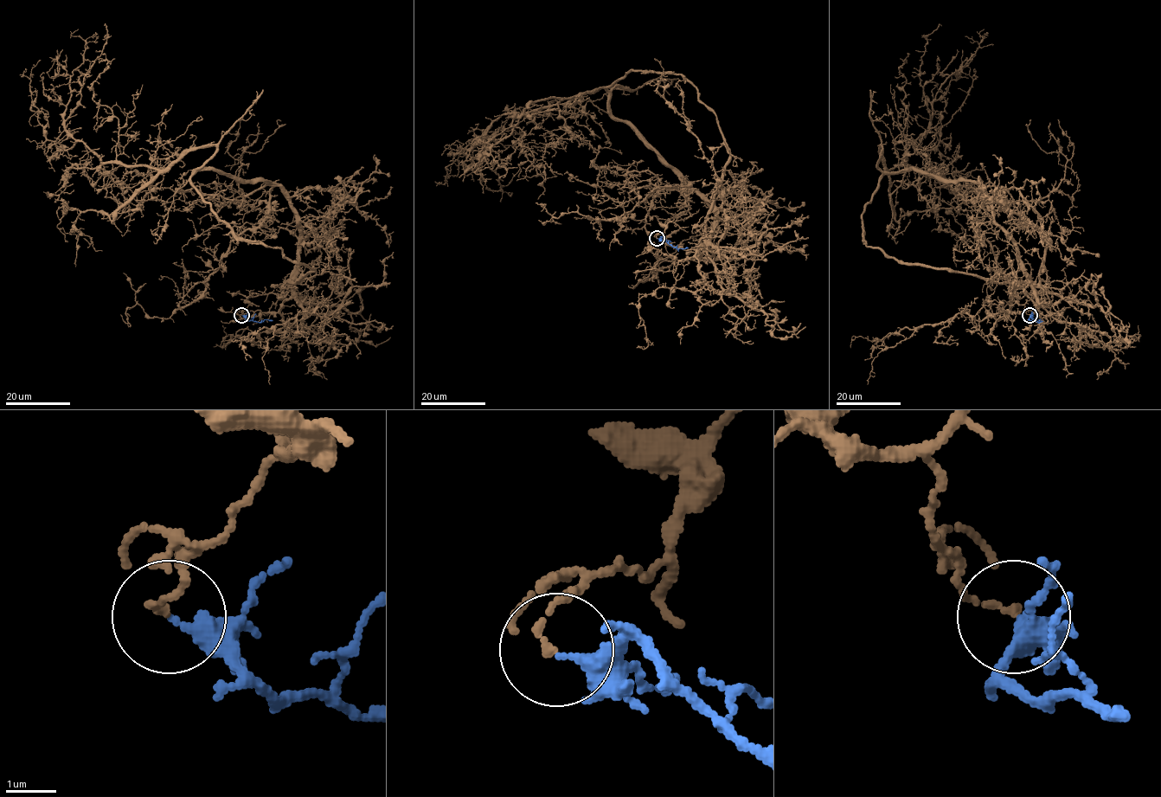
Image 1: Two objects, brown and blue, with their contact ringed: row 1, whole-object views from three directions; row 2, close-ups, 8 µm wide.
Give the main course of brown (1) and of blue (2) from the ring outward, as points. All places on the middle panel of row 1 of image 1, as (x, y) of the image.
1: (657, 238), (703, 246), (715, 207), (612, 114), (624, 86), (503, 113), (478, 139), (493, 192)
2: (657, 238), (663, 237), (680, 248), (688, 247)

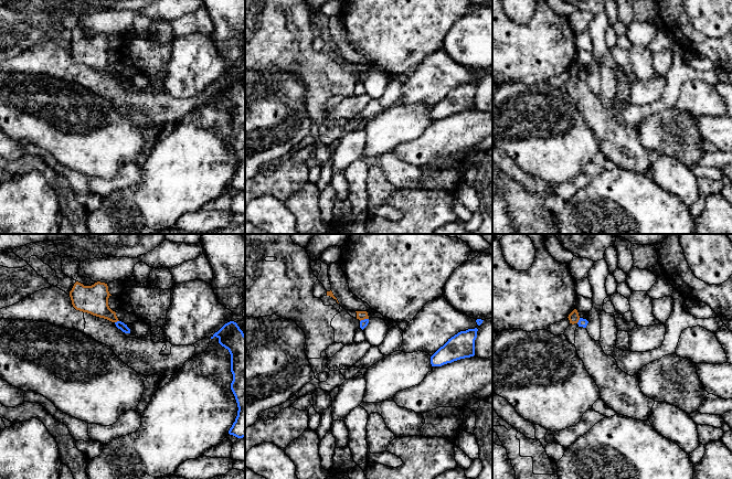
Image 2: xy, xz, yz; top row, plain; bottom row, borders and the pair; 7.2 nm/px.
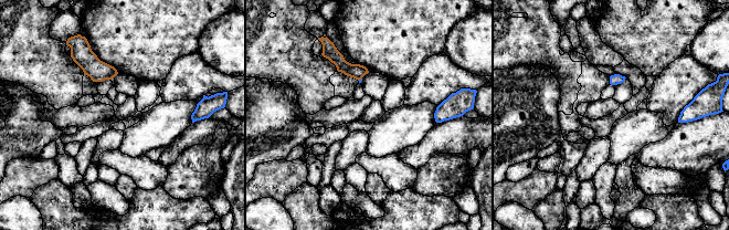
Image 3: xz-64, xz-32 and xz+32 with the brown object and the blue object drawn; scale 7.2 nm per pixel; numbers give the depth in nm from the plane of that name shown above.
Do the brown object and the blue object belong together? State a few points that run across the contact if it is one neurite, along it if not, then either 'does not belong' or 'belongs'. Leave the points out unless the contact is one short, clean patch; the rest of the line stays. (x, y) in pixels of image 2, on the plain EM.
line yz (580, 71), (576, 75); does not belong

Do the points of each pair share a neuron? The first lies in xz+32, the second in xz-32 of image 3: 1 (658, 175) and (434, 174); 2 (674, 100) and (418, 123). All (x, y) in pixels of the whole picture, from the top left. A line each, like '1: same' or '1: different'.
1: different
2: different

